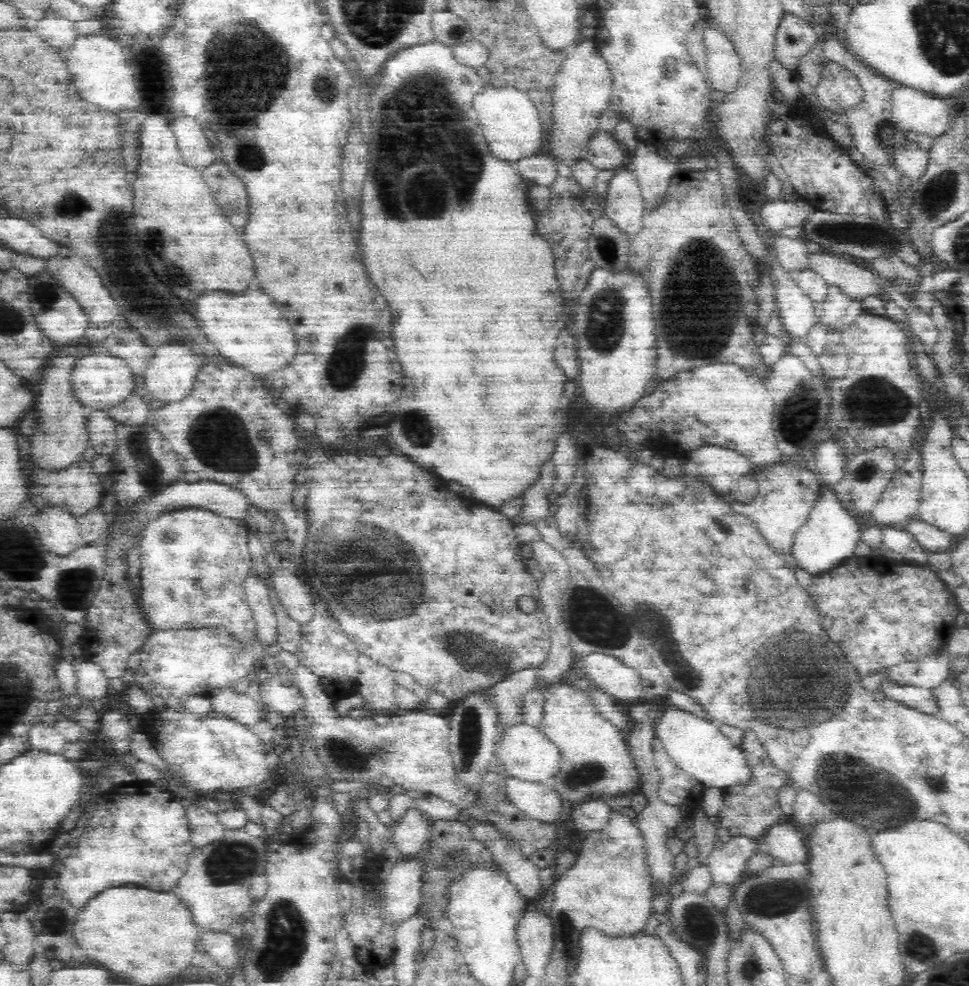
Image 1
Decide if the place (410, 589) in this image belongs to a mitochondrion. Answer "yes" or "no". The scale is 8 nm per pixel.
yes

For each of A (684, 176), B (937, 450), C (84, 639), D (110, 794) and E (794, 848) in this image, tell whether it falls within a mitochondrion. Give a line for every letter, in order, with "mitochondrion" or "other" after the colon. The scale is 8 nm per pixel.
A: other
B: other
C: other
D: other
E: other

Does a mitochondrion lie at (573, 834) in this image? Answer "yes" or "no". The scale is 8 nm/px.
no

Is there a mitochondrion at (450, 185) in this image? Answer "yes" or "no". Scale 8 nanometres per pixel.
yes

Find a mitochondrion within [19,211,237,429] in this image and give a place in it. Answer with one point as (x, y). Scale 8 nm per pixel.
(42, 294)

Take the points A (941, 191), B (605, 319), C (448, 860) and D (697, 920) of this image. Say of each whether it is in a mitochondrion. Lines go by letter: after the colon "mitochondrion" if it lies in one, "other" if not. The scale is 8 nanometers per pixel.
A: mitochondrion
B: mitochondrion
C: mitochondrion
D: mitochondrion

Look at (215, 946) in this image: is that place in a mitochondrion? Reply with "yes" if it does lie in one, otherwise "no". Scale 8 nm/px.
no

